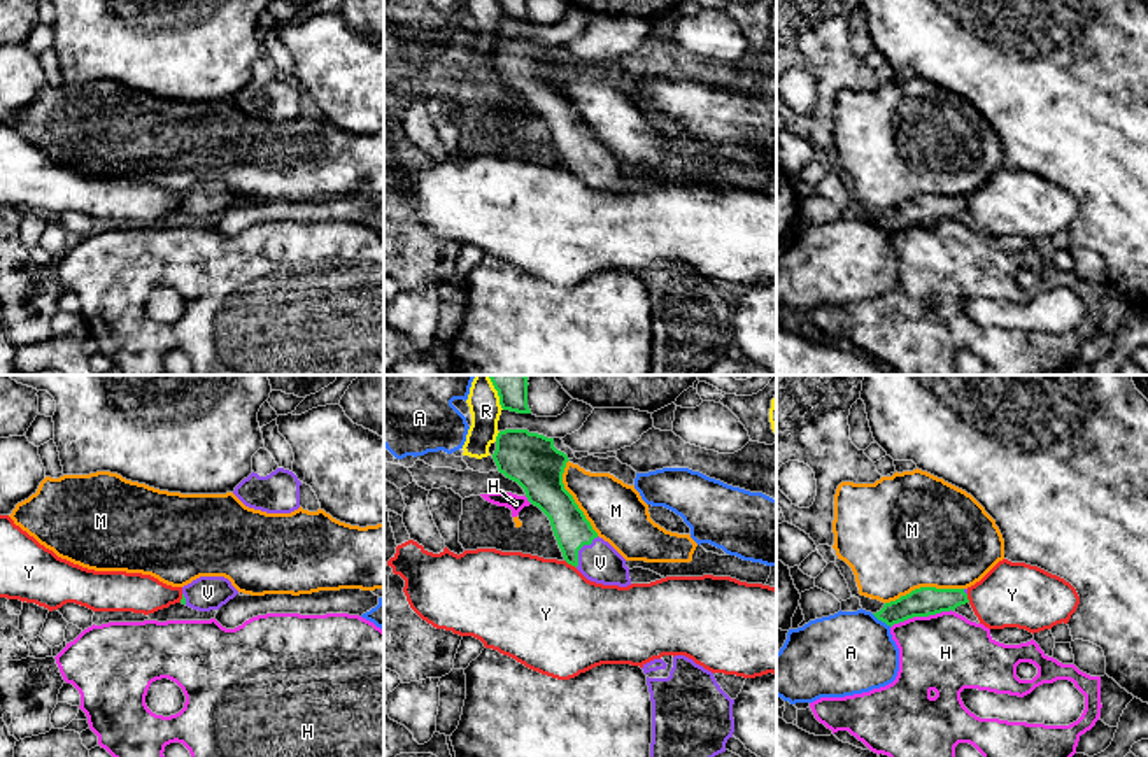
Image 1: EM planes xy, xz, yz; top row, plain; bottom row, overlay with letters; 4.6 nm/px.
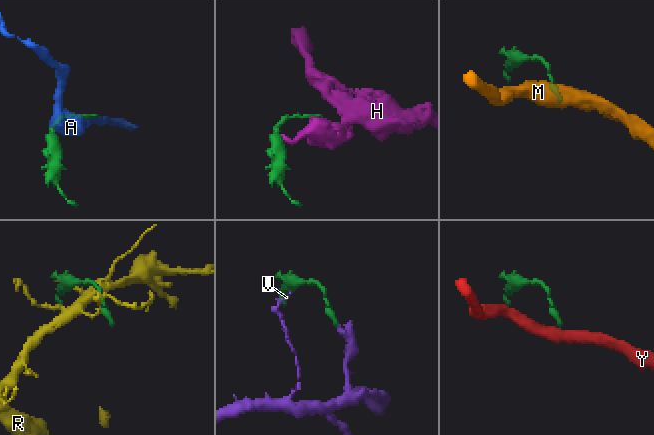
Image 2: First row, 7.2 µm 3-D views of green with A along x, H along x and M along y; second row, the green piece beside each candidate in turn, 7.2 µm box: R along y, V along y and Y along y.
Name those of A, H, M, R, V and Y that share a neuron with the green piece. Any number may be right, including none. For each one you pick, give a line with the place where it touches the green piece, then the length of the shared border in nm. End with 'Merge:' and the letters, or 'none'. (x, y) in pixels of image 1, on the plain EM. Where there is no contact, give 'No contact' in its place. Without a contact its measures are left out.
V: Touches green at xz (581, 155). Shared border 180 nm
Merge: V

